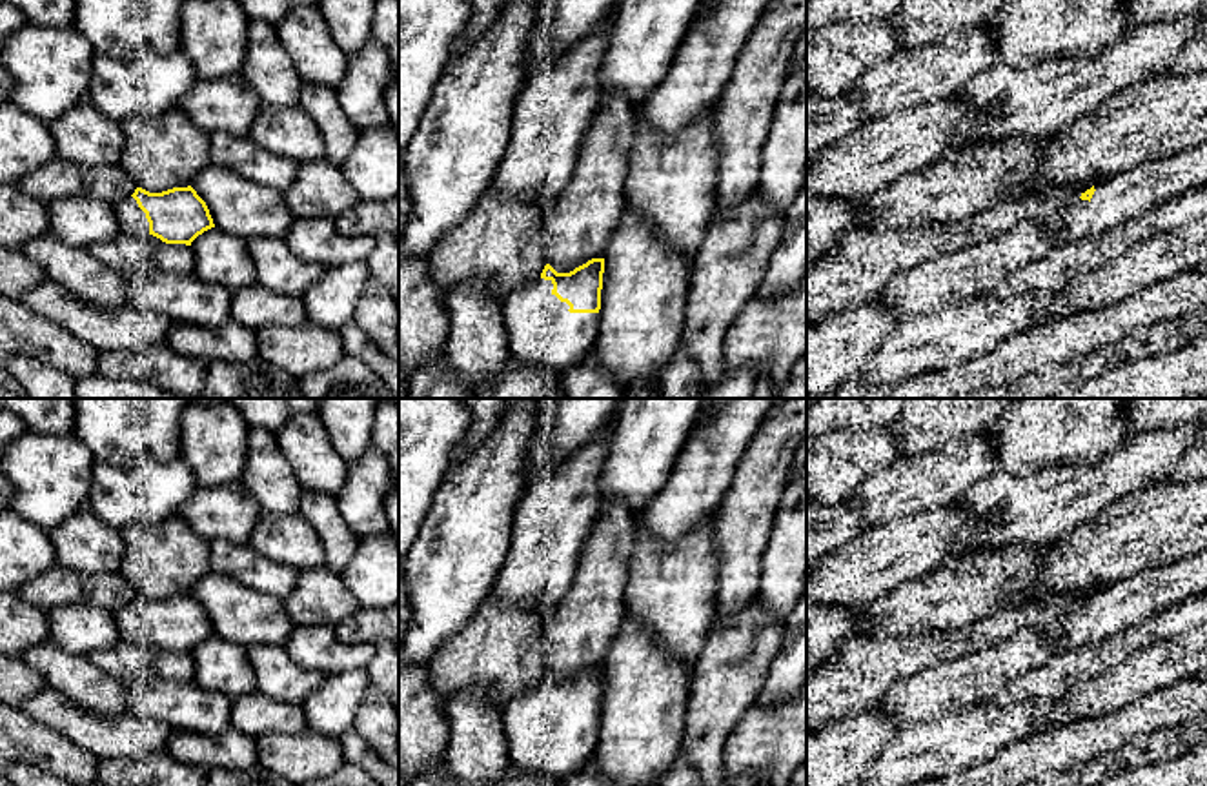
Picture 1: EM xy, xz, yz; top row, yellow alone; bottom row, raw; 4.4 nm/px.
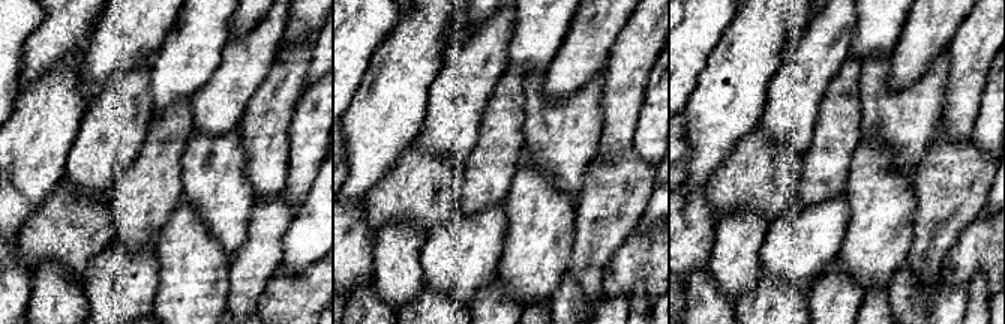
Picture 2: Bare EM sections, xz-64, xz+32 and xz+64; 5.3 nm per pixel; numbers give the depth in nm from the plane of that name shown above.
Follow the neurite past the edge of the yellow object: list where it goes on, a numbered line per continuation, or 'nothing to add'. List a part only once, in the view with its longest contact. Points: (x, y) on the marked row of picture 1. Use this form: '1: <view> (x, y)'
1: xz (541, 332)

